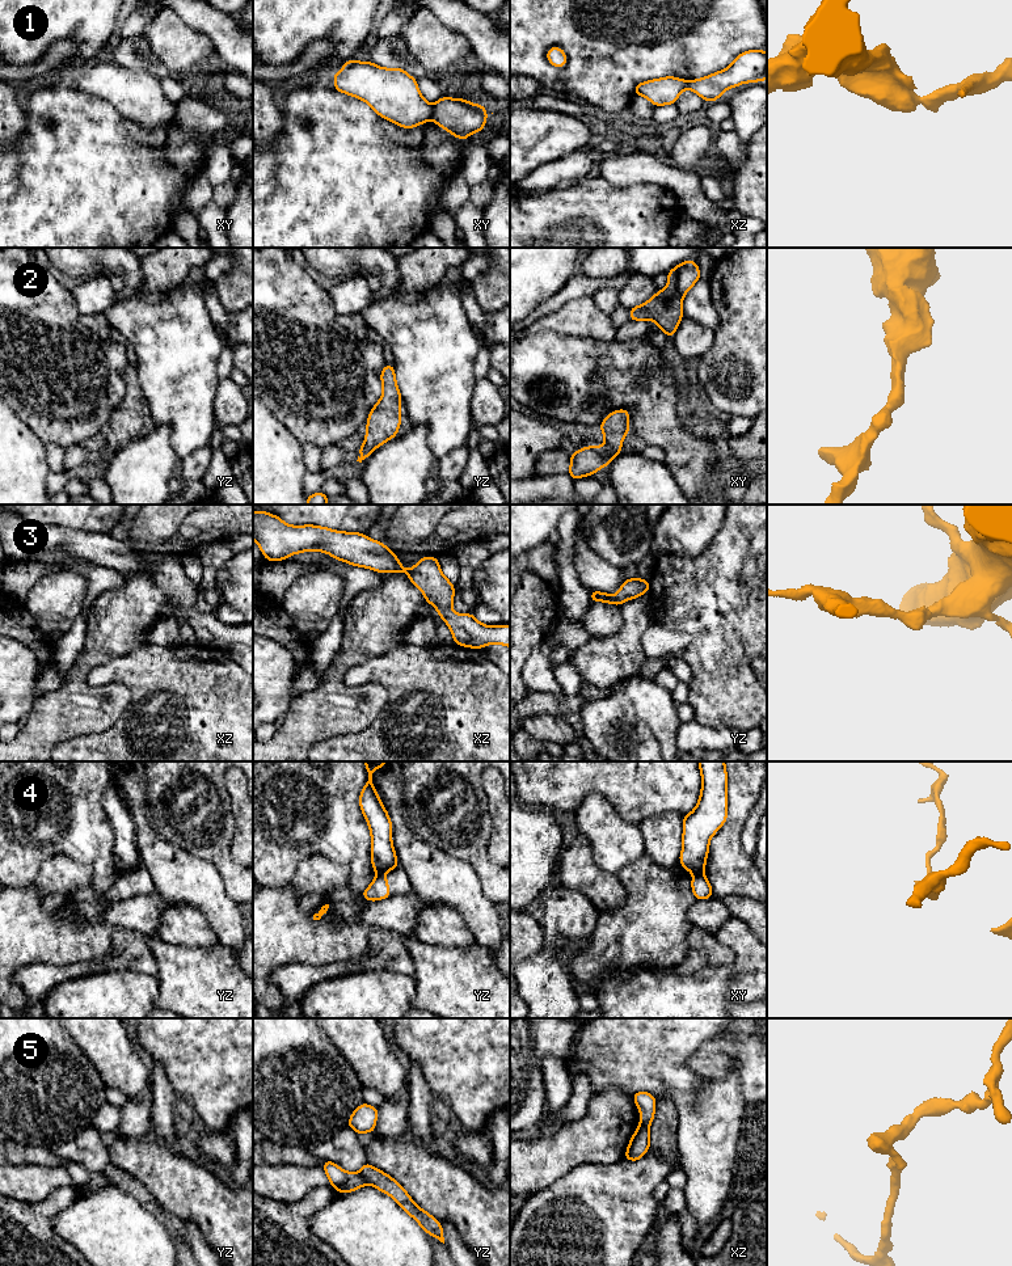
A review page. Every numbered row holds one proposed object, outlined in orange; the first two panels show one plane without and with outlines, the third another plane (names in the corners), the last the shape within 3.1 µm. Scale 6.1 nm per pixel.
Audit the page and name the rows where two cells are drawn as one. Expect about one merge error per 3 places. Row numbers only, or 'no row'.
1, 4, 5

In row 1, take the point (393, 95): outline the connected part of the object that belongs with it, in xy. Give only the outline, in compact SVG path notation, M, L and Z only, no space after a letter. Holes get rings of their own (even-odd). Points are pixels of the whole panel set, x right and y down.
M346 62L341 71L334 72L334 88L368 104L374 111L404 128L413 128L431 119L433 105L421 94L417 80L402 68L381 68L372 62Z

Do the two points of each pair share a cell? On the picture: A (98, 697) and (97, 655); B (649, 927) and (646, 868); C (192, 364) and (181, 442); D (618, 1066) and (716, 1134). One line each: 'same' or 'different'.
A: same
B: same
C: same
D: same

